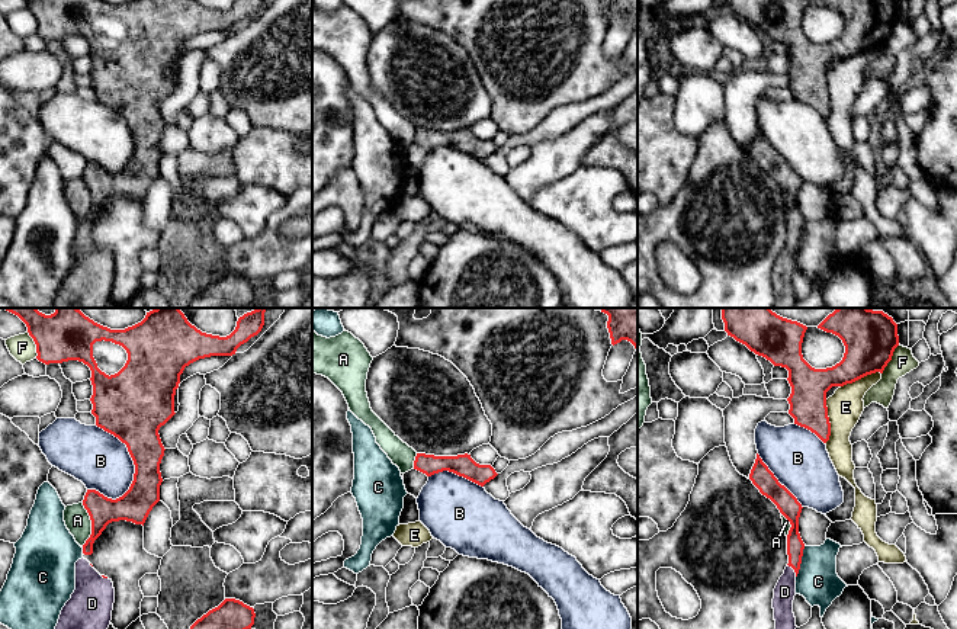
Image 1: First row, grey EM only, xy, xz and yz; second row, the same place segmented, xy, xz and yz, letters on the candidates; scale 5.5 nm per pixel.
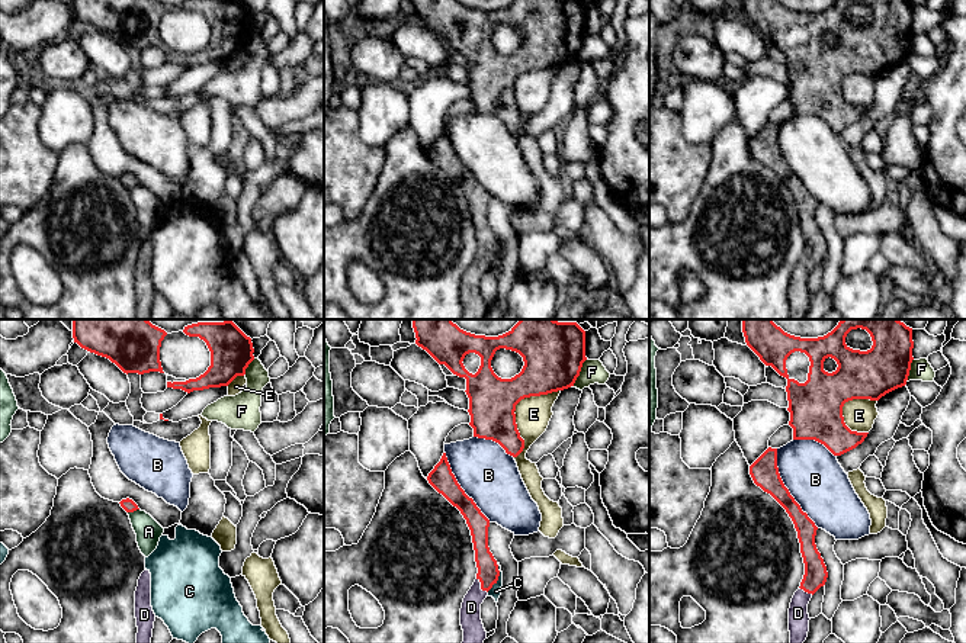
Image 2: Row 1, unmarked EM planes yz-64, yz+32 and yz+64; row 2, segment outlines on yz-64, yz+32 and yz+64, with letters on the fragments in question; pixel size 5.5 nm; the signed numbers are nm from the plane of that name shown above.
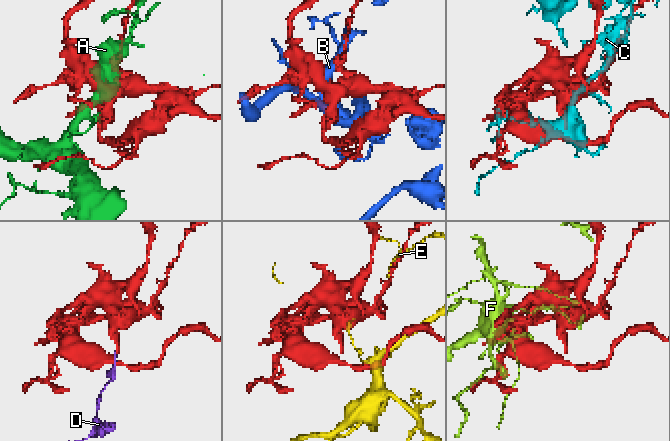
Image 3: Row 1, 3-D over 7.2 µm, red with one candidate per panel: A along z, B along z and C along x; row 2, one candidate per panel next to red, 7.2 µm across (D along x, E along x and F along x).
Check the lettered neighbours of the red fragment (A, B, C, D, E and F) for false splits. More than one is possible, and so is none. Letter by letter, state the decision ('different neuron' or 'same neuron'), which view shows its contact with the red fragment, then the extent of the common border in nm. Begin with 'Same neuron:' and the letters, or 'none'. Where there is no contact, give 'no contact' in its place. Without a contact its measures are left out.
Same neuron: D
A: different neuron; meets red in xy; contact 240 nm long
B: different neuron; meets red in xy; contact 440 nm long
C: different neuron; meets red in yz; contact 190 nm long
D: same neuron; meets red in yz; contact 90 nm long
E: different neuron; meets red in yz; contact 240 nm long
F: different neuron; meets red in yz; contact 190 nm long

